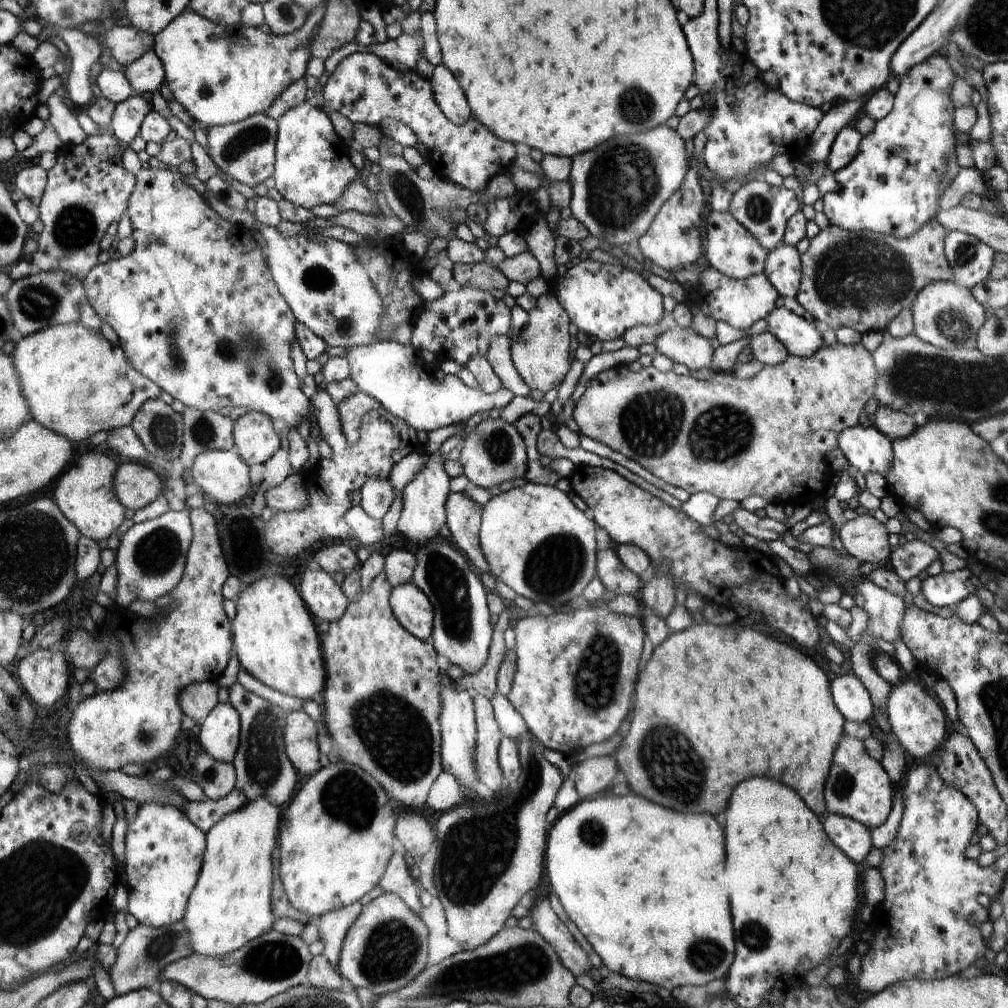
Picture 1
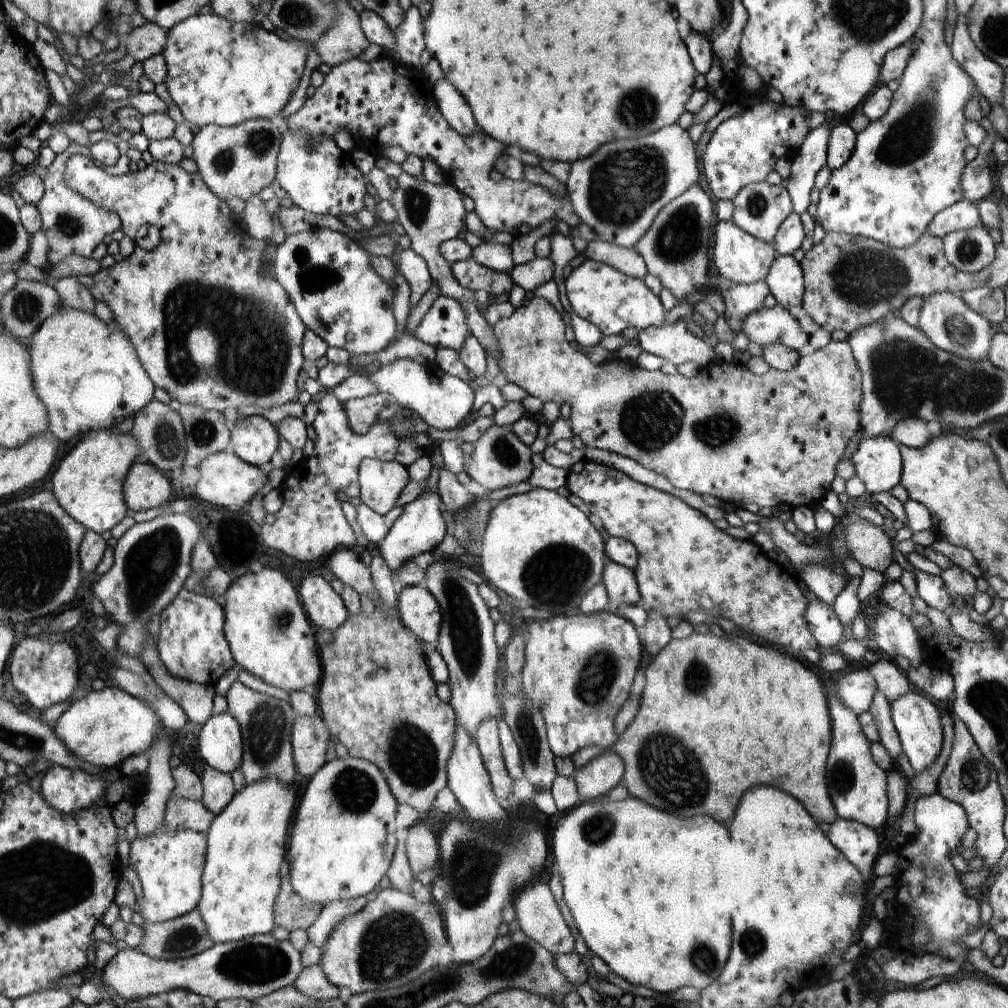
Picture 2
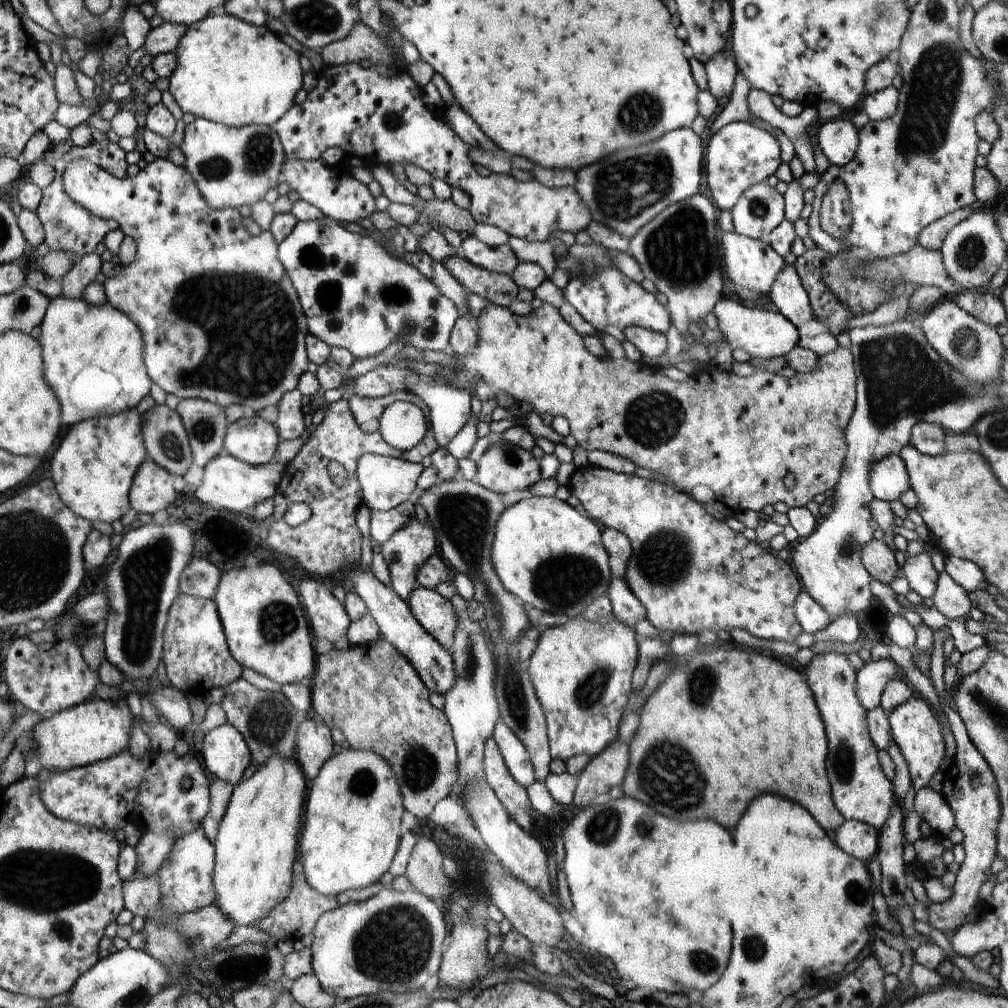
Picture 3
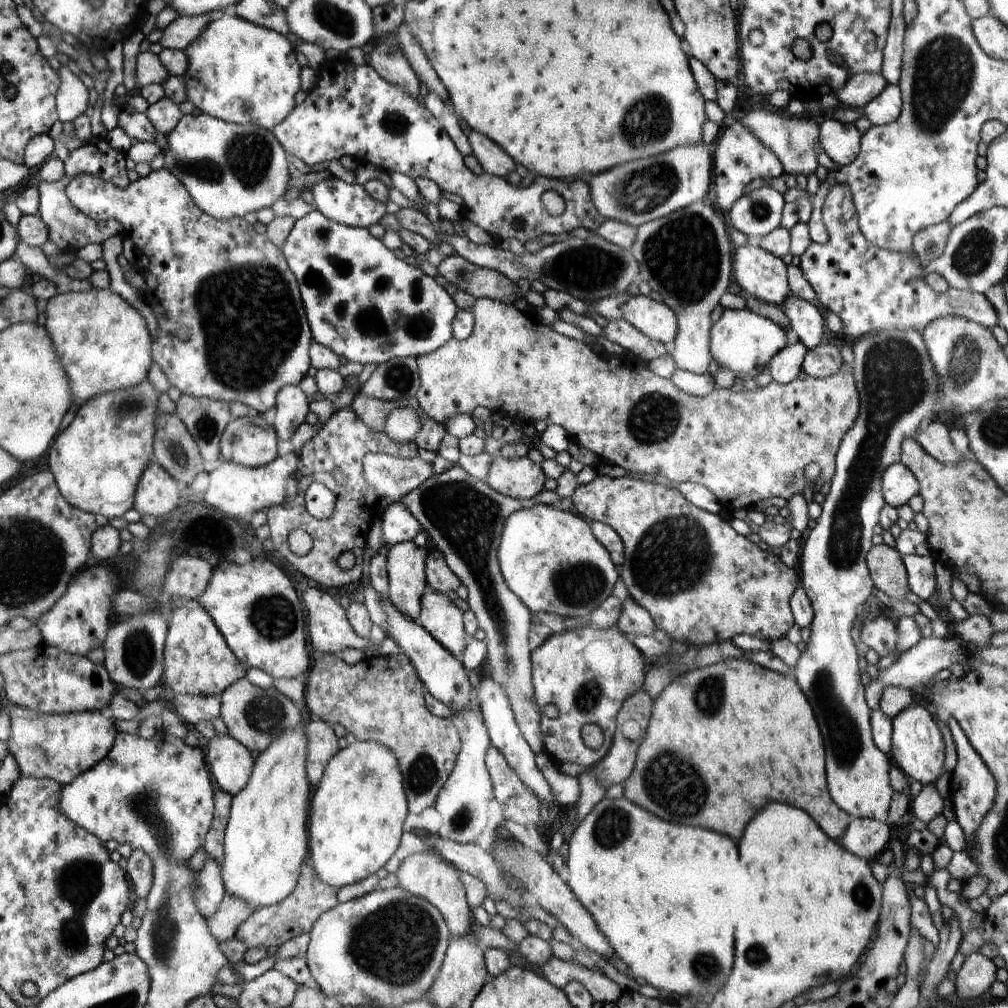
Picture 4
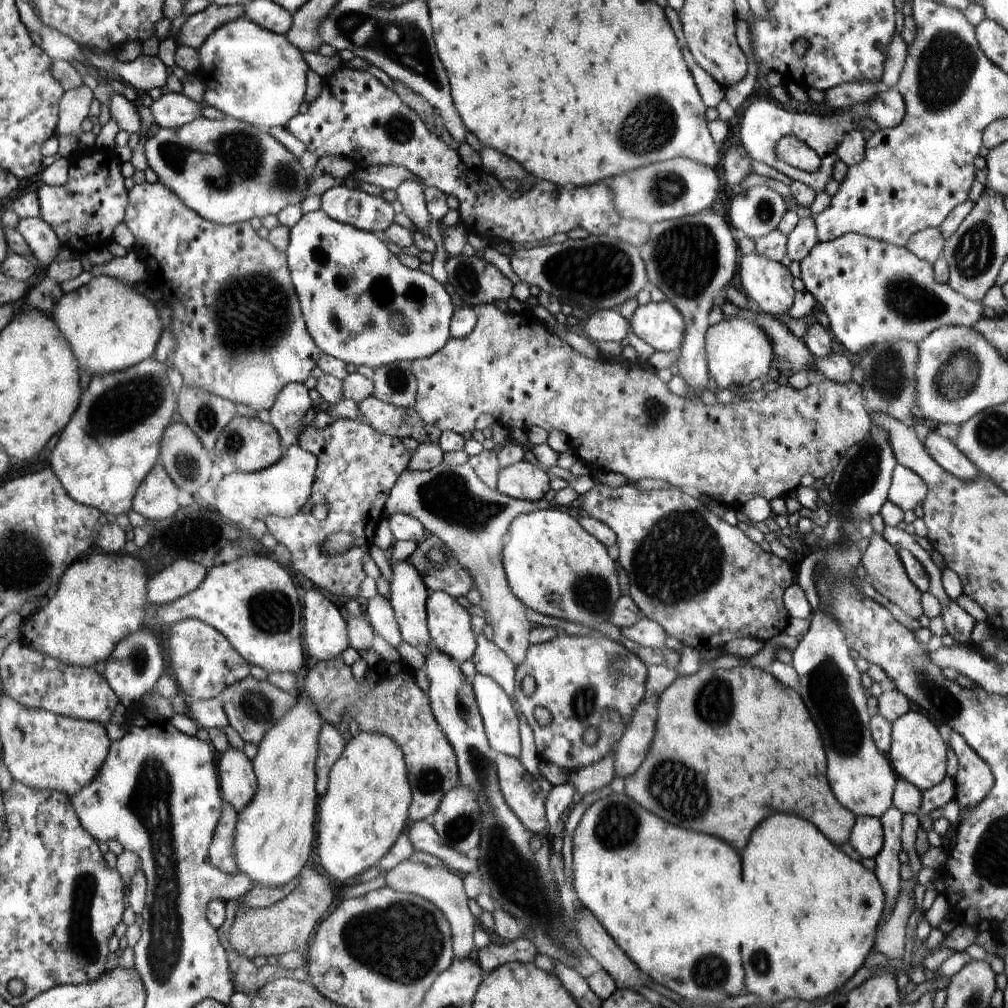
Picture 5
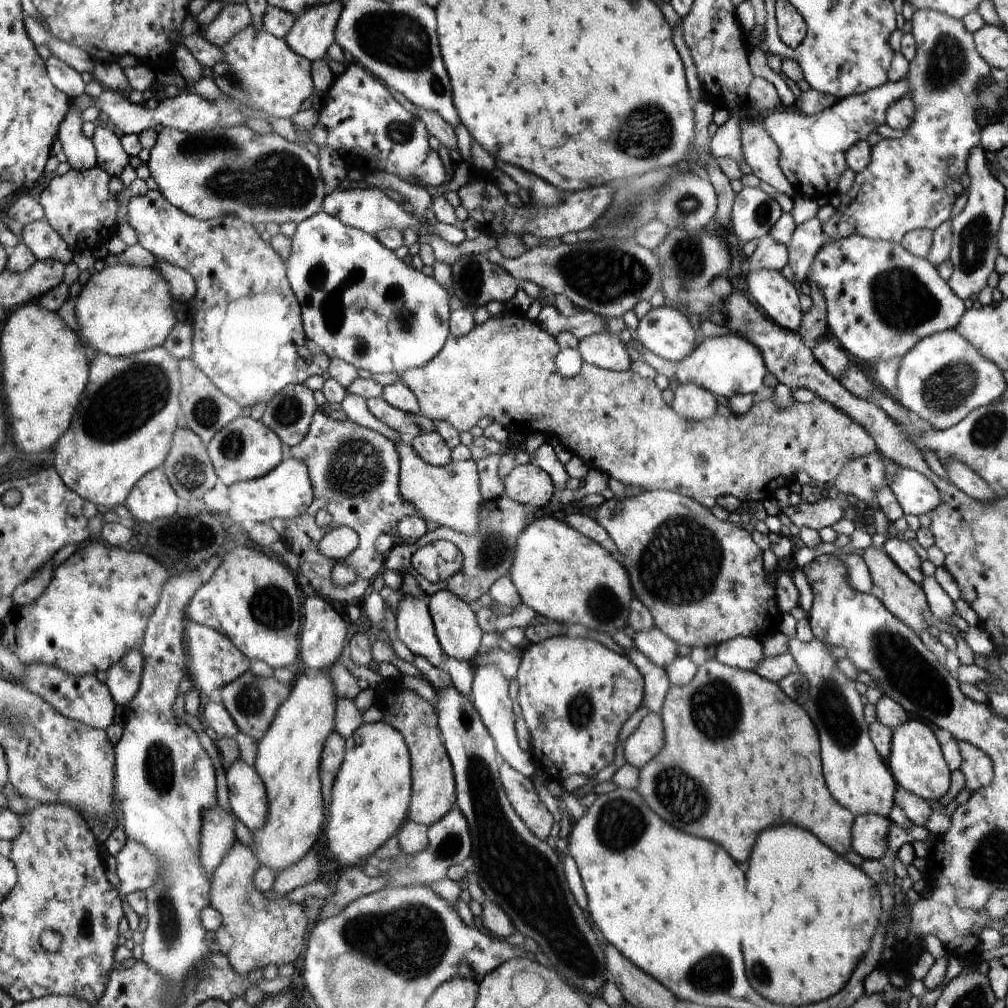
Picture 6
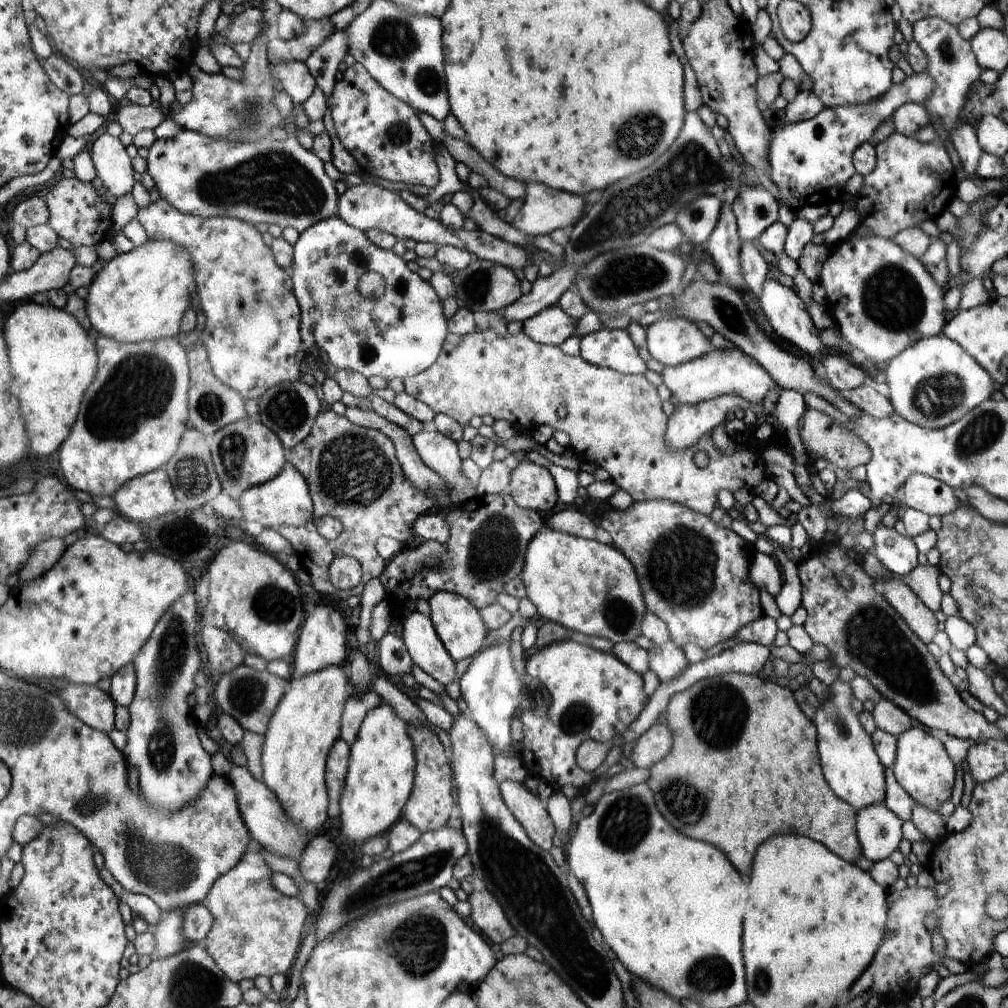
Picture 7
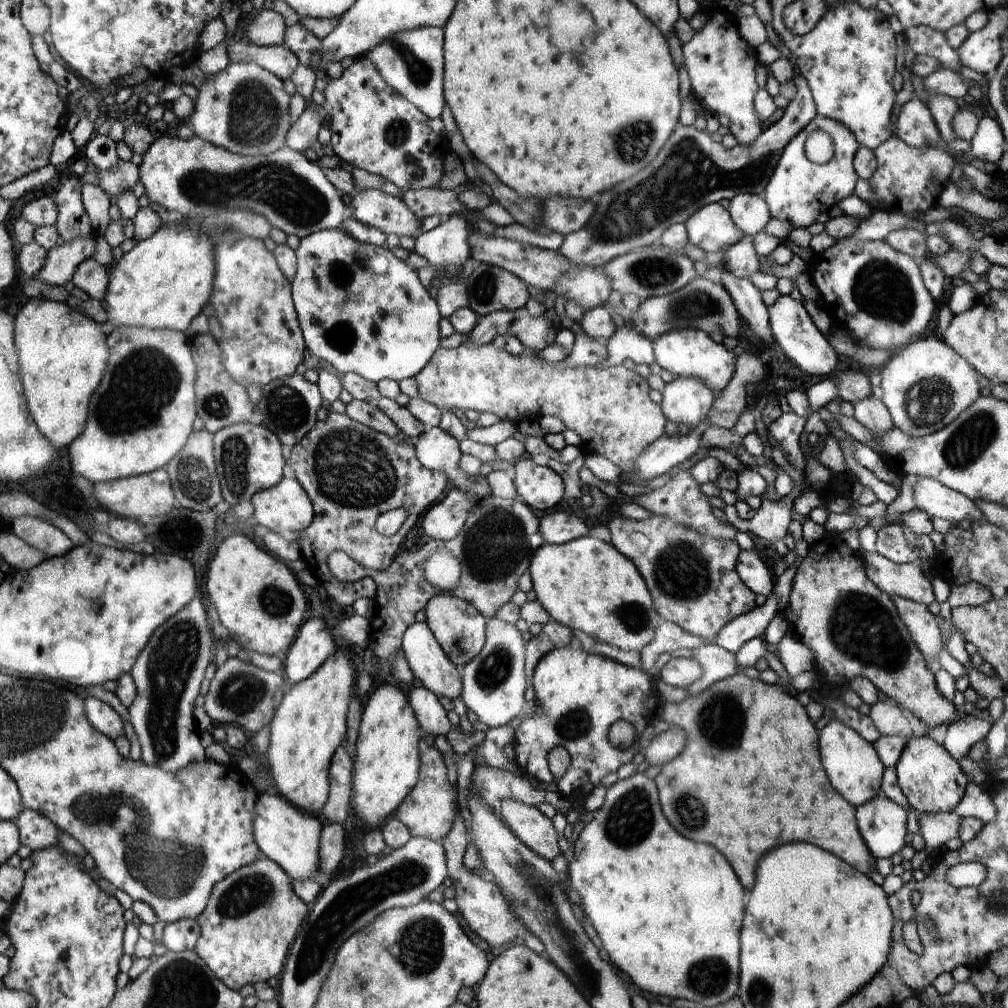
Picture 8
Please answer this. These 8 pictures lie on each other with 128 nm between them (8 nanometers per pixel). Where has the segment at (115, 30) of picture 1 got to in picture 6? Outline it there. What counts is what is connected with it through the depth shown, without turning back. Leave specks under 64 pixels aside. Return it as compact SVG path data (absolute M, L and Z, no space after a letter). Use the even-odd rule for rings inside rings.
M230 3L224 6L215 20L206 25L202 36L214 44L224 46L232 40L232 36L251 25L251 14L248 7L243 4Z

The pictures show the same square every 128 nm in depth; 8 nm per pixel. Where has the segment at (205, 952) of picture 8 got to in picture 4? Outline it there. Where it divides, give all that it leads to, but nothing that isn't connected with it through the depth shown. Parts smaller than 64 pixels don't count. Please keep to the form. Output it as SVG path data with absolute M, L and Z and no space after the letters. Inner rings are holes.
M216 790L214 793L215 811L210 830L204 838L204 850L207 855L216 860L216 864L220 864L222 868L222 860L224 860L224 831L230 818L230 806L232 806L232 797L228 796L222 790ZM307 863L302 864L300 876L296 888L288 898L284 898L282 902L268 906L264 912L256 913L247 918L238 928L234 938L242 940L248 950L252 948L264 947L267 949L278 949L284 942L300 936L300 934L308 934L315 925L316 920L334 908L338 903L336 889L328 884L324 884L318 874L314 872L314 868Z

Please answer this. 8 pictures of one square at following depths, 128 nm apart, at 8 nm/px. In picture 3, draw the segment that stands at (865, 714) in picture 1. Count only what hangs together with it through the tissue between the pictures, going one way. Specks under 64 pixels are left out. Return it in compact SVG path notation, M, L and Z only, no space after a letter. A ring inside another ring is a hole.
M888 659L865 663L856 671L856 698L869 711L881 706L881 696L892 678L902 680L906 674L900 664Z

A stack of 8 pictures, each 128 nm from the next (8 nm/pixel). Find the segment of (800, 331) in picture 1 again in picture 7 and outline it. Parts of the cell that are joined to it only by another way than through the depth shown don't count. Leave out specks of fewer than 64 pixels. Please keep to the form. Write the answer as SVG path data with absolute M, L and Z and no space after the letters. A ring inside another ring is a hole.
M734 346L732 349L716 349L696 360L690 360L680 366L665 366L662 370L663 383L679 404L698 404L704 400L724 396L724 394L738 394L740 398L748 400L753 404L764 402L766 394L770 390L776 393L782 392L784 388L777 386L762 366L748 358L740 349Z

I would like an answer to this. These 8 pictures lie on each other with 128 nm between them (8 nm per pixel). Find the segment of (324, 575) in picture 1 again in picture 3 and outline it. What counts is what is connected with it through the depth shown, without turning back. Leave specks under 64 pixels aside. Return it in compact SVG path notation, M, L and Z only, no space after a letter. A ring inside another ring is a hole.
M316 578L305 580L298 592L315 640L323 638L334 645L346 637L351 620L343 605L322 582Z

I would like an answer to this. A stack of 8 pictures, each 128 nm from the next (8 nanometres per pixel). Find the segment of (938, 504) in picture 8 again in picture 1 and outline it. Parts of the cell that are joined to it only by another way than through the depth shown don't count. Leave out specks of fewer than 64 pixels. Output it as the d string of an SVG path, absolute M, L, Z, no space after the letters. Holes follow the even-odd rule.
M858 423L852 428L842 430L838 434L838 448L864 478L871 474L880 474L887 478L888 468L894 460L892 439L876 427L861 426Z

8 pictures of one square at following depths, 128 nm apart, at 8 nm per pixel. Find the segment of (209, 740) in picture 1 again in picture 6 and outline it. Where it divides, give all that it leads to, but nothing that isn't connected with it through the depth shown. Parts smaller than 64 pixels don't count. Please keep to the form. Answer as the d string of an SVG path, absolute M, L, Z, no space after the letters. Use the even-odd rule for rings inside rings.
M238 760L225 773L230 807L235 817L250 831L262 828L268 816L268 798L256 769Z

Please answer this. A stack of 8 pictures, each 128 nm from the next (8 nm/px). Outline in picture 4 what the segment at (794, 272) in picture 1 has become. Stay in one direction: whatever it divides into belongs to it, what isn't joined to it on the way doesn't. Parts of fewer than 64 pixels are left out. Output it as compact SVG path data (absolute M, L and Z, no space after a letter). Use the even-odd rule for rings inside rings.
M791 294L783 304L784 314L789 318L792 330L798 334L800 342L807 350L820 345L826 321L816 306Z

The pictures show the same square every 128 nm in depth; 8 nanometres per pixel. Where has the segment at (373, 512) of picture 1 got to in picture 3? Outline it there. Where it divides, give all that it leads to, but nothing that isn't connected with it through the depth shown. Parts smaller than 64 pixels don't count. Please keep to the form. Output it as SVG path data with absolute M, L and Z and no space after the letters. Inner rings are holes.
M362 454L357 462L356 478L362 488L362 496L369 510L386 512L402 504L410 494L418 488L416 482L424 470L422 463L406 462L404 459L395 459L376 455Z

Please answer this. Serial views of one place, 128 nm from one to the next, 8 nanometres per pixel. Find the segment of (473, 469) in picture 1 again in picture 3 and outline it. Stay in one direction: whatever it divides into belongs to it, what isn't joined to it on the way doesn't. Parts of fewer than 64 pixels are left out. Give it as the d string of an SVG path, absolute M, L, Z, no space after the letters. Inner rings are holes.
M495 437L495 442L477 461L478 484L505 494L510 491L528 490L542 479L539 460L530 451L522 450L510 442L502 442Z

